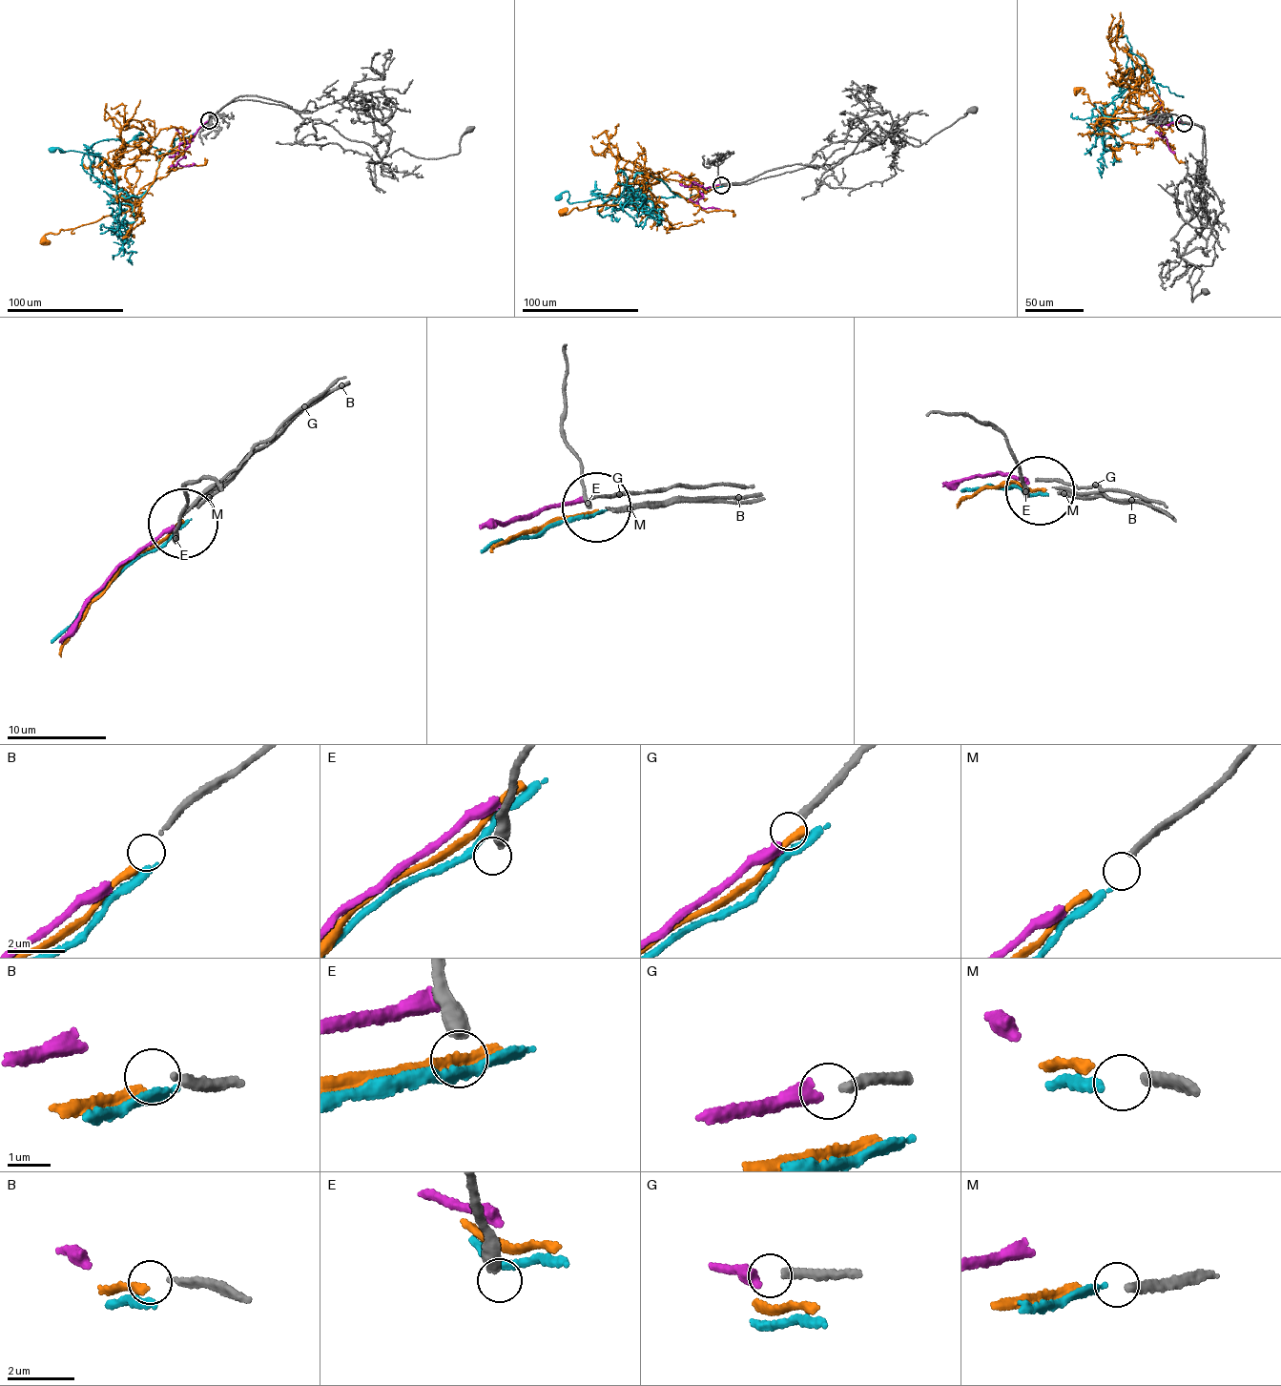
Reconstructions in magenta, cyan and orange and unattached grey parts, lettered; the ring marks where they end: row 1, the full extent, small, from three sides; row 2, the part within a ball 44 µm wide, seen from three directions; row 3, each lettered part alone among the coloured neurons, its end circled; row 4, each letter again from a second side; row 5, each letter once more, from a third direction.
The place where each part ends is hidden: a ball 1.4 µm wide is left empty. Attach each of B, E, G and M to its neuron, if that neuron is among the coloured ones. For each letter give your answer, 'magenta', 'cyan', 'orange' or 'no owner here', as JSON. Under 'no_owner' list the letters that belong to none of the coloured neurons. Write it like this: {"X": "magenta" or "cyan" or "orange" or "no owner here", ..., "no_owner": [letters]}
{"B": "orange", "E": "no owner here", "G": "magenta", "M": "cyan", "no_owner": ["E"]}

